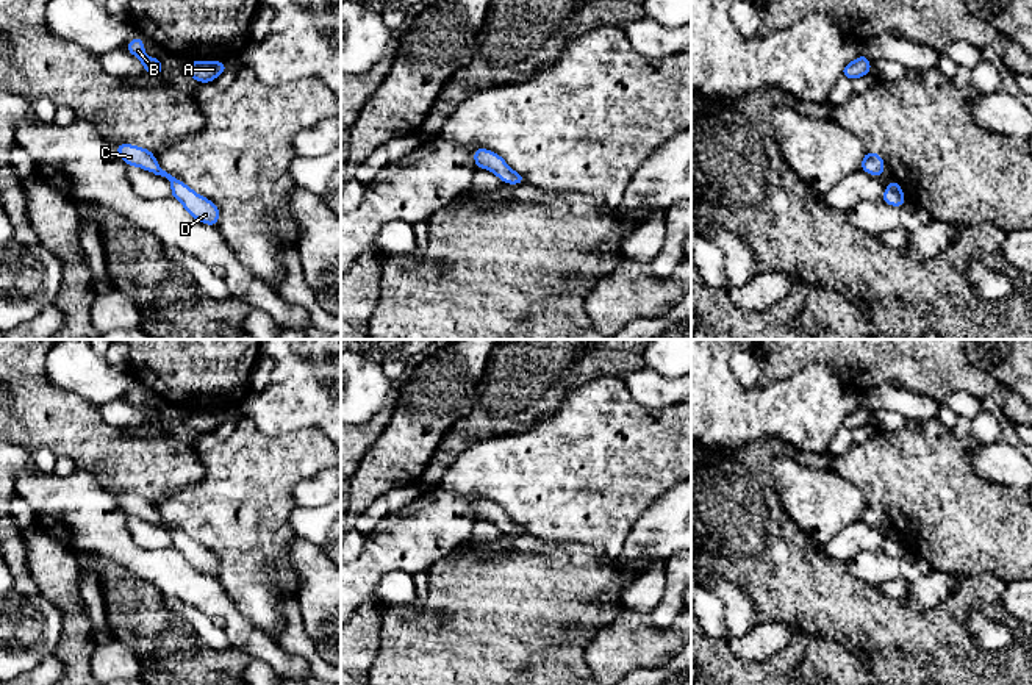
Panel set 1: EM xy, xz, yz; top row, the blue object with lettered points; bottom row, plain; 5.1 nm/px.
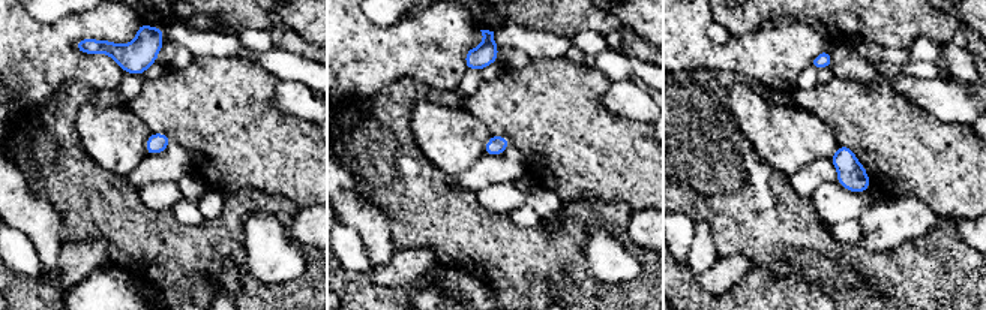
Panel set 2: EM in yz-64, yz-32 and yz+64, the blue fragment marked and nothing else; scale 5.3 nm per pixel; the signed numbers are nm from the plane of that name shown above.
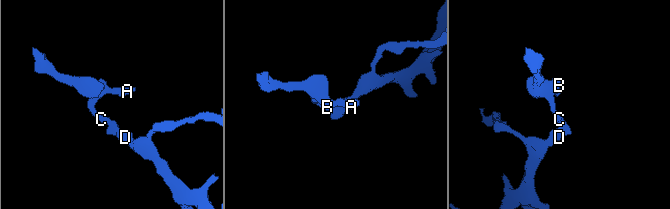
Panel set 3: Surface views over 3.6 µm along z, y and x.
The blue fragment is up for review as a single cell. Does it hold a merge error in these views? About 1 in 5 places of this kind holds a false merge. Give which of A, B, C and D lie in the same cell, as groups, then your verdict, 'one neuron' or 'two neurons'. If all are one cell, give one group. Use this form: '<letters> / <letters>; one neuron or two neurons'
A B C D; one neuron

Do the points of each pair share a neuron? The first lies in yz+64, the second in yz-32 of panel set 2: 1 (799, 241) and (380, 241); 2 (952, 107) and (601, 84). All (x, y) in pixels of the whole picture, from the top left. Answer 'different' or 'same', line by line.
1: different
2: different

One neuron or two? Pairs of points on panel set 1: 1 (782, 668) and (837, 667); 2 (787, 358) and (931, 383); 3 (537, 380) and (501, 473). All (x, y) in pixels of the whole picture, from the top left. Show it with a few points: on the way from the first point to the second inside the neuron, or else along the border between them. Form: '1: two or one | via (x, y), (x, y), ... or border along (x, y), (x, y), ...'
1: one | via (796, 660), (806, 656), (816, 667), (823, 667)
2: one | via (823, 355), (895, 355)
3: two | border along (549, 415), (523, 430), (485, 437), (480, 441)

